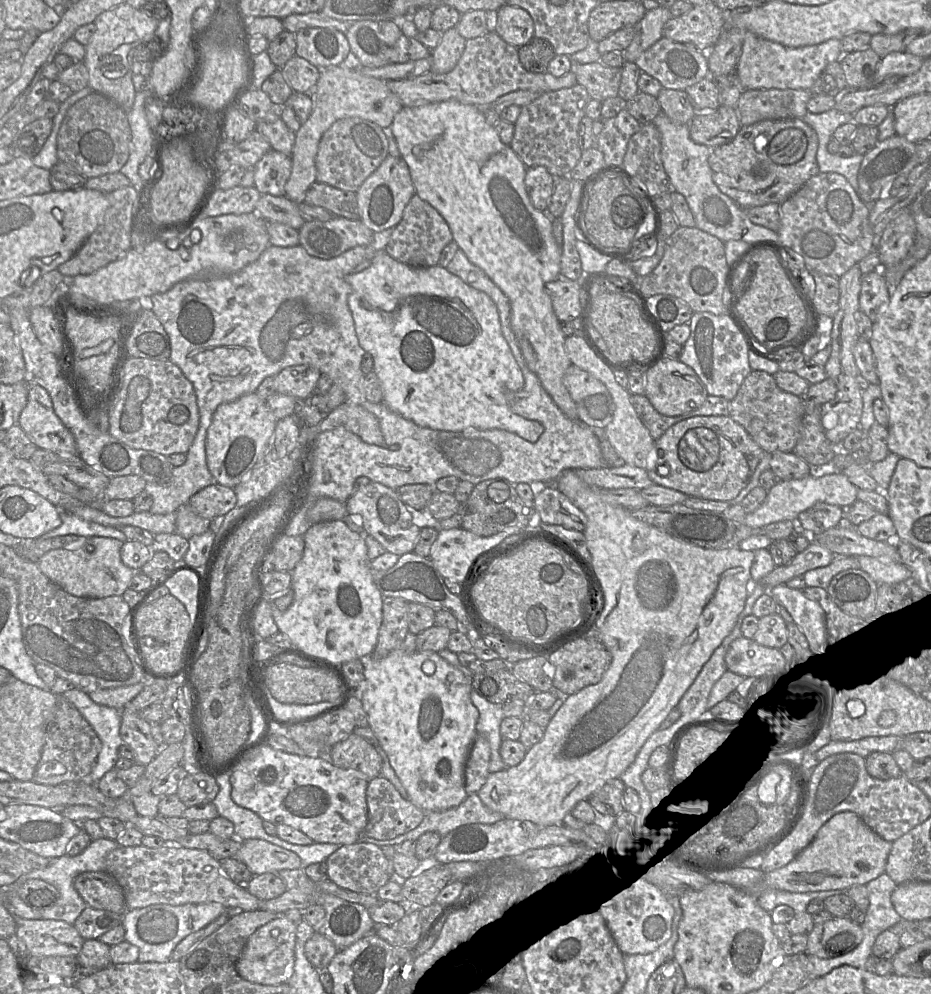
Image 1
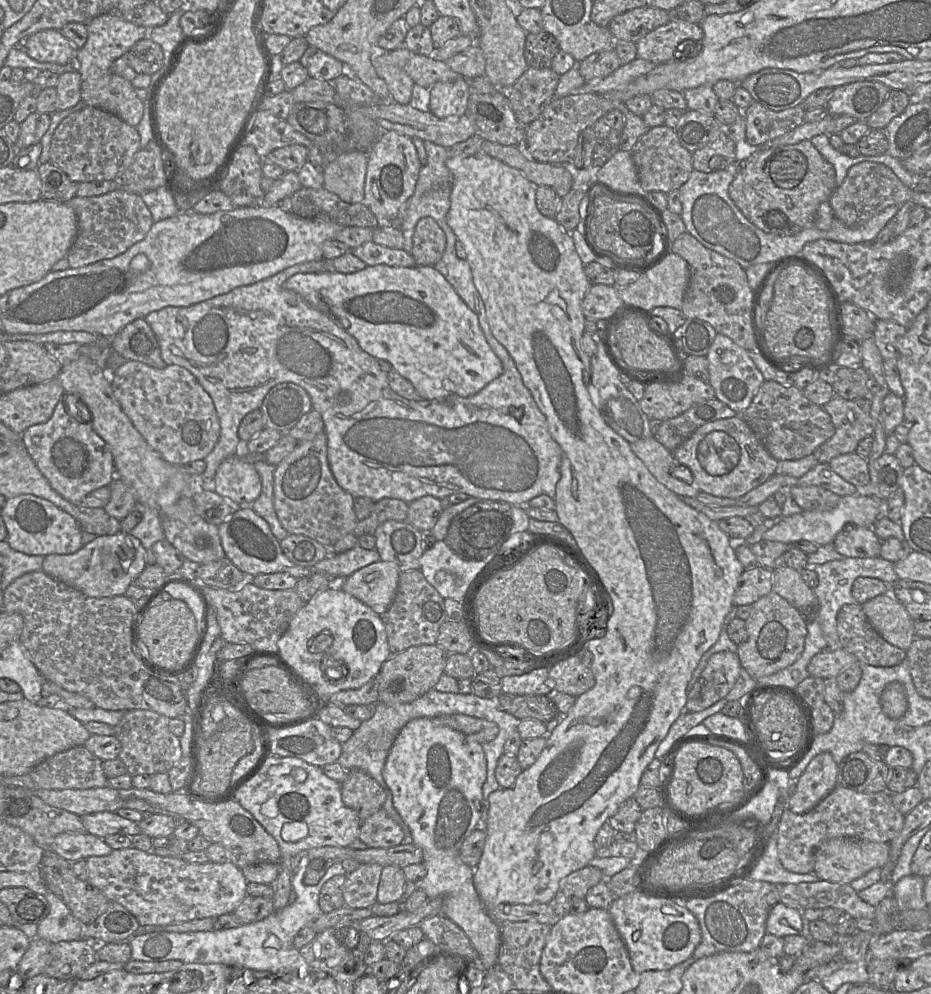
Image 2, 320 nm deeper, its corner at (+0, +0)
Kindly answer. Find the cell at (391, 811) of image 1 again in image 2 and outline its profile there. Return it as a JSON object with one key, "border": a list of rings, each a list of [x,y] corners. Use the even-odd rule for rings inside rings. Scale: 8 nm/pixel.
{"border":[[[383,809],[362,821],[359,839],[368,848],[389,848],[402,844],[402,828]]]}

